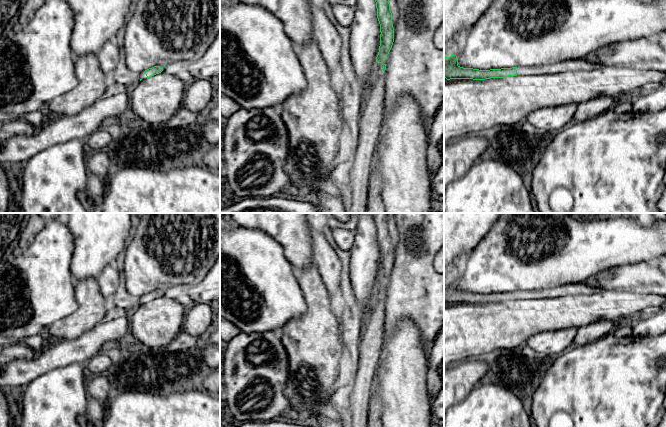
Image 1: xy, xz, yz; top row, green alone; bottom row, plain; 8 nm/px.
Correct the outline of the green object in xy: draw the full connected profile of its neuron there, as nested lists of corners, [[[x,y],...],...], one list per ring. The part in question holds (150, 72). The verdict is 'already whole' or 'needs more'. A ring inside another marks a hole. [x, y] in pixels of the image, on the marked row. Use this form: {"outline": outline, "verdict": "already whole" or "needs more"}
{"outline": [[[154,66],[152,68],[149,68],[147,70],[145,70],[144,72],[139,74],[139,78],[140,79],[146,79],[146,78],[150,78],[156,74],[159,74],[163,71],[163,68],[160,66]]], "verdict": "needs more"}

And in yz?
{"outline": [[[451,55],[450,57],[444,58],[444,78],[446,78],[447,80],[485,80],[490,78],[504,78],[508,76],[542,75],[562,73],[568,71],[594,70],[600,67],[602,66],[593,63],[587,59],[578,59],[547,65],[479,70],[473,68],[460,67],[458,65],[457,56]]], "verdict": "needs more"}

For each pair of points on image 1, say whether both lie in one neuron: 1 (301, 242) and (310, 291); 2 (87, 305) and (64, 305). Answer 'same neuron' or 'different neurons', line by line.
1: different neurons
2: different neurons

